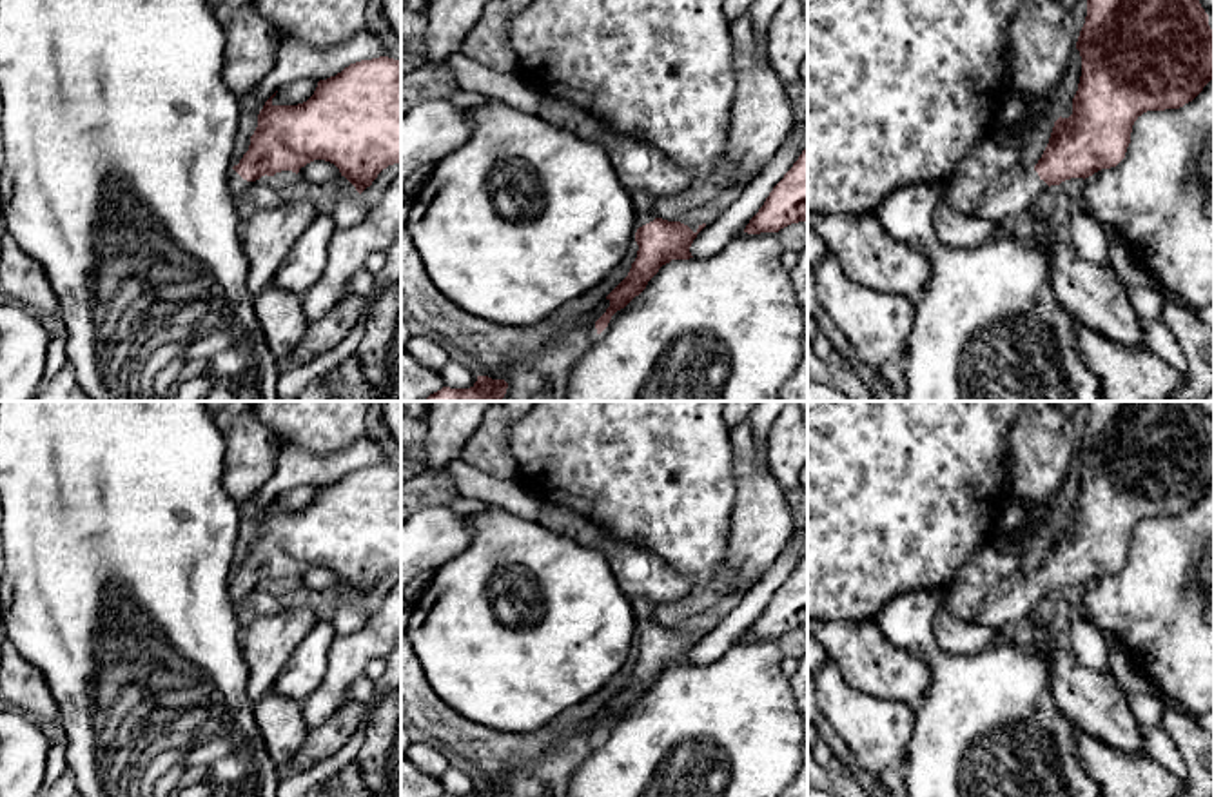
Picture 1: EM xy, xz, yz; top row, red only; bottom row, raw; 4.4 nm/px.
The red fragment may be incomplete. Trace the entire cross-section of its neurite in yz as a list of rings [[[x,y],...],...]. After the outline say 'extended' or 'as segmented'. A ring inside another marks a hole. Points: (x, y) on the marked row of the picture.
[[[1087,0],[1076,49],[1082,76],[1072,114],[1054,122],[1049,143],[1033,169],[1016,163],[987,187],[971,218],[1011,227],[1034,209],[1038,196],[1051,185],[1116,167],[1143,113],[1183,107],[1214,74],[1214,31],[1199,0]]]; extended

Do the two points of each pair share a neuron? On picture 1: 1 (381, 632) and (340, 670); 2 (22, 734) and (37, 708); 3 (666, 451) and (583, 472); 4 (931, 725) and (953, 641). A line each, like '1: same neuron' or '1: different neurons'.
1: same neuron
2: different neurons
3: same neuron
4: different neurons

